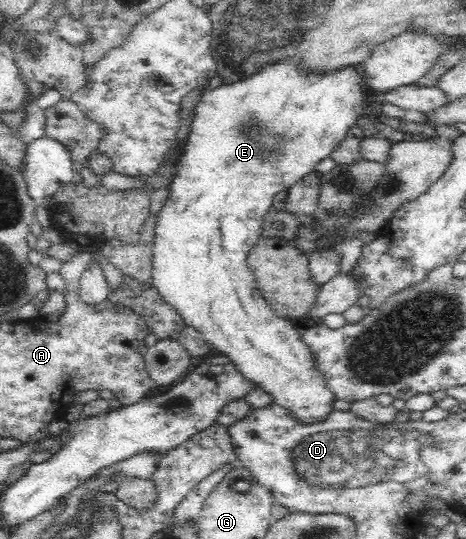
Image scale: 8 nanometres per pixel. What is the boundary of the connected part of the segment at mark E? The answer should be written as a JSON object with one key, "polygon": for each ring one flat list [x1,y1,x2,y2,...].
{"polygon":[[279,62,276,65,266,66,257,74,251,75,249,78,234,82,228,85,221,85,214,89,205,90,200,97,200,101,196,103,195,113,190,126,190,134,188,135,188,143,184,148,183,153,178,160,176,166,176,175,173,176,170,184,169,199,165,202,161,210,154,218,154,243,152,245,152,286,157,289,161,299,171,305,184,320,184,324,192,326,203,335,204,341,211,348,219,350,221,355,225,355,231,359,233,365,241,376,253,383,257,388,269,394,271,402,277,406,281,406,283,410,287,410,288,414,295,421,303,423,303,425,312,425,321,422,333,412,333,403,335,402,334,392,326,383,322,370,318,369,312,350,303,342,300,327,293,327,291,321,287,321,284,317,279,317,267,304,267,301,259,295,257,287,255,287,255,278,247,266,246,258,248,252,257,244,262,234,262,220,267,211,271,209,271,205,277,194,287,191,303,176,310,174,315,166,322,160,330,157,342,141,347,137,348,131,354,125,358,125,361,119,361,112,365,107,363,102,362,90,363,78,357,66,347,67,343,70,333,71,325,75,315,75,315,73,299,73,295,69,294,62]]}

